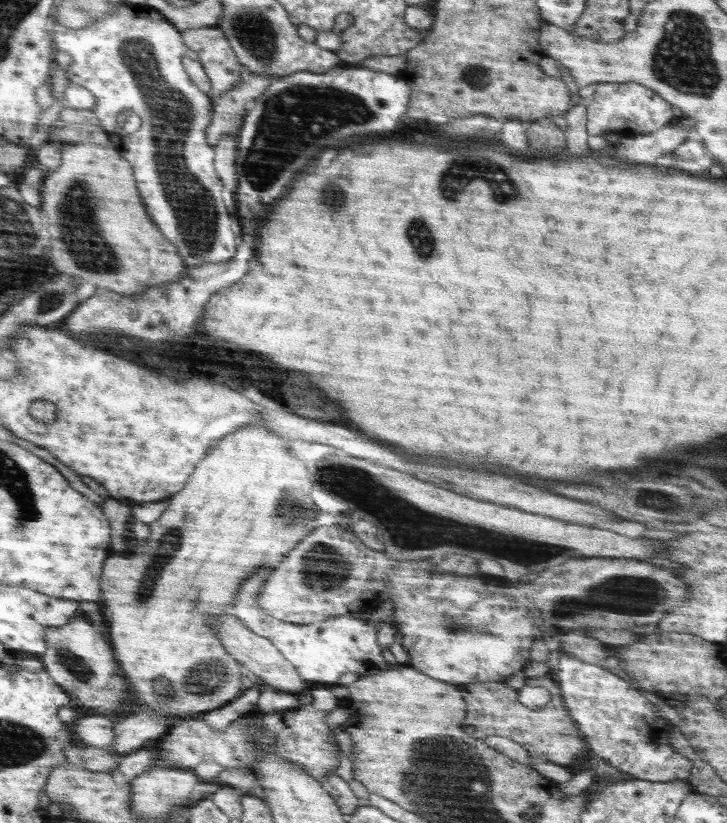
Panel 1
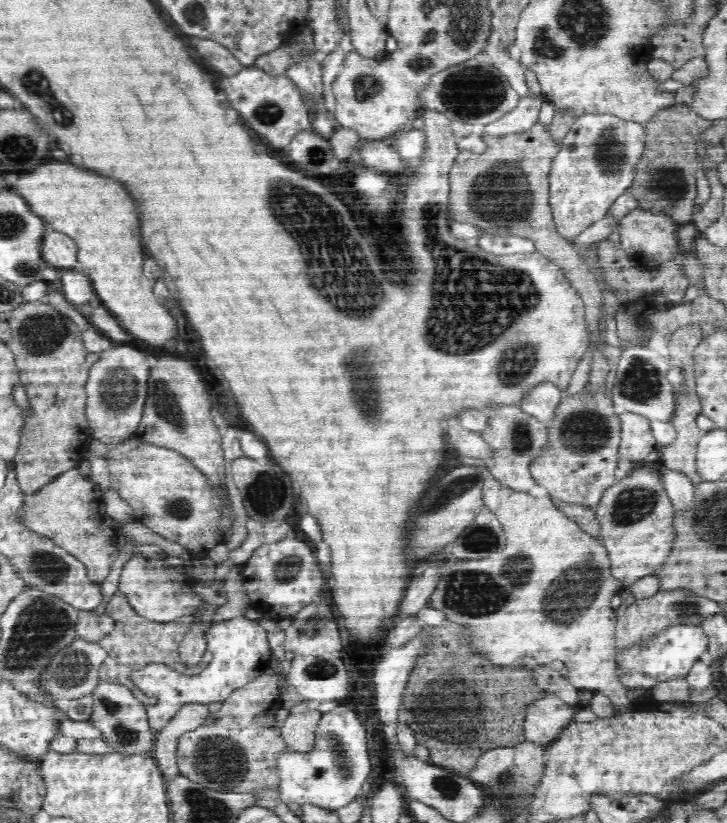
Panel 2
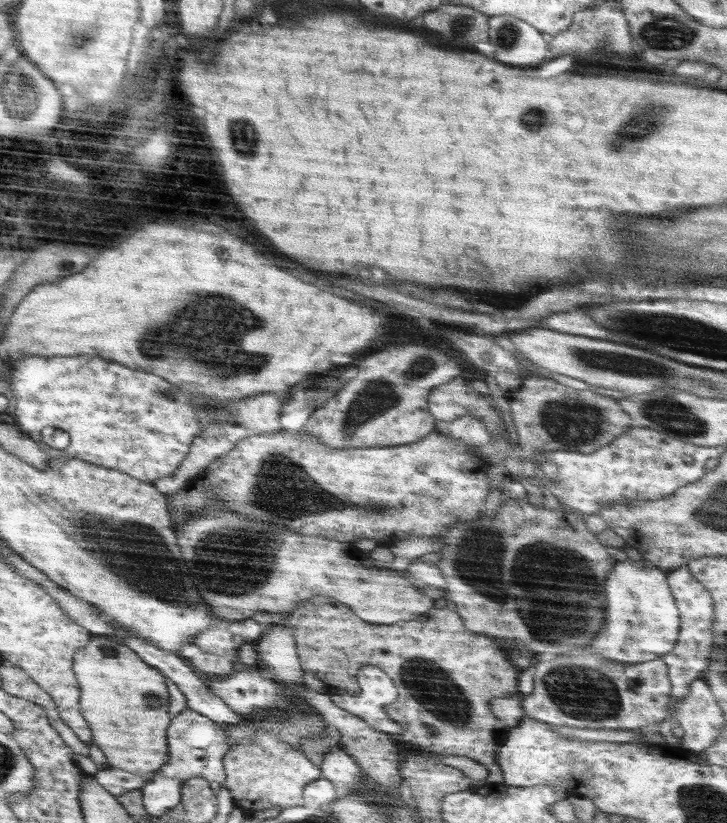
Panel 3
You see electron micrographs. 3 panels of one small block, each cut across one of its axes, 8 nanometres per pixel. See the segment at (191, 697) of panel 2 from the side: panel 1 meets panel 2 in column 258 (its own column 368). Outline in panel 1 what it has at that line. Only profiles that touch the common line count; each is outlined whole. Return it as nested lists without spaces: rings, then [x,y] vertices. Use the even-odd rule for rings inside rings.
[[[266,572],[248,578],[238,590],[240,594],[233,600],[236,604],[229,608],[229,612],[232,612],[232,615],[241,620],[252,632],[269,638],[284,658],[293,664],[298,676],[310,684],[331,687],[337,685],[340,676],[348,672],[356,672],[360,678],[390,669],[390,665],[382,656],[383,649],[377,645],[377,630],[370,626],[368,621],[353,617],[352,613],[346,616],[333,616],[326,622],[305,625],[290,624],[268,616],[255,602],[266,579]]]

